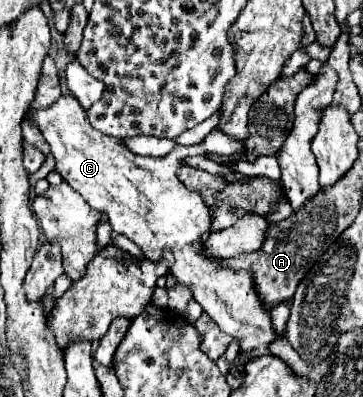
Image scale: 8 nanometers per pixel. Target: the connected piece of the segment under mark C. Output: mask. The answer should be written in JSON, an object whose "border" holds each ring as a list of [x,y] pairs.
{"border":[[[62,95],[48,109],[36,111],[32,119],[50,145],[56,159],[56,171],[92,209],[108,215],[110,225],[118,235],[126,235],[134,241],[150,261],[162,259],[164,249],[174,253],[176,263],[170,267],[172,275],[192,291],[194,301],[200,303],[224,333],[240,341],[240,351],[246,353],[246,361],[270,353],[268,343],[276,339],[276,333],[272,331],[268,309],[254,291],[252,277],[248,271],[224,269],[220,261],[202,257],[200,239],[212,231],[210,209],[198,193],[188,191],[177,177],[177,167],[186,157],[206,155],[207,152],[226,155],[238,149],[242,149],[242,155],[246,157],[243,143],[215,128],[202,143],[177,146],[164,157],[134,155],[118,139],[94,131],[90,123],[86,123],[86,113],[74,95]]]}

